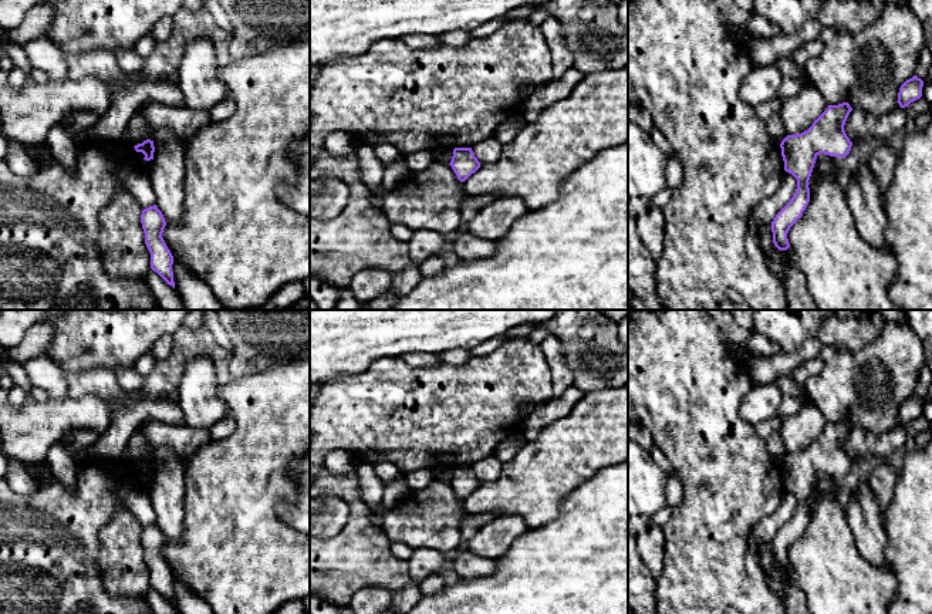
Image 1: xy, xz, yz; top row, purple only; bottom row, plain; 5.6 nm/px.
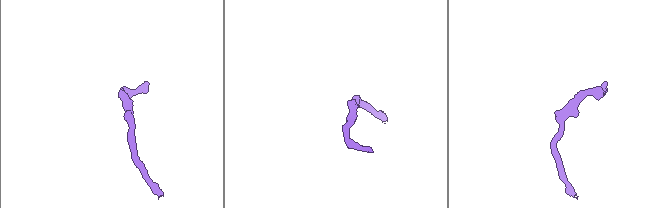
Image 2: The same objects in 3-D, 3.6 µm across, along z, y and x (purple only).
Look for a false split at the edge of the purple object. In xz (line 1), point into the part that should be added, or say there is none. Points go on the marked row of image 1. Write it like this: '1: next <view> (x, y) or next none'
1: next none

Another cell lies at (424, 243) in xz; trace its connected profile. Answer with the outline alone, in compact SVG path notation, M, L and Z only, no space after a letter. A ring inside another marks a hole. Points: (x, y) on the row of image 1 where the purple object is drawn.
M429 230L413 232L409 244L409 260L415 264L421 264L430 256L438 256L449 244L445 242L445 236Z

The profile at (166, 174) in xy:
M159 129L153 138L153 146L153 163L148 175L156 206L166 223L178 223L183 217L185 142L173 132Z

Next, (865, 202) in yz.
M860 165L852 172L851 182L844 193L855 227L862 239L874 249L889 252L884 236L888 223L884 198L878 190L869 165Z

